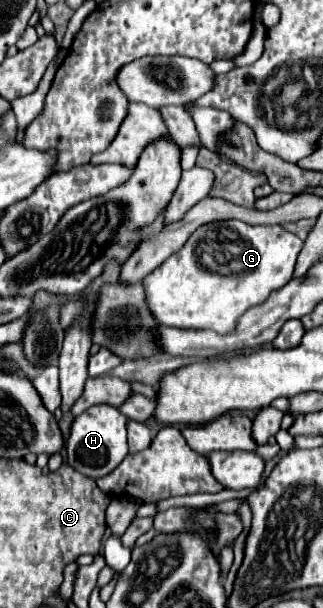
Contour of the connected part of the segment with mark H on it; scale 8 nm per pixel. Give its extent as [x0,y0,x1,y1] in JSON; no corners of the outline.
[66,405,128,479]

